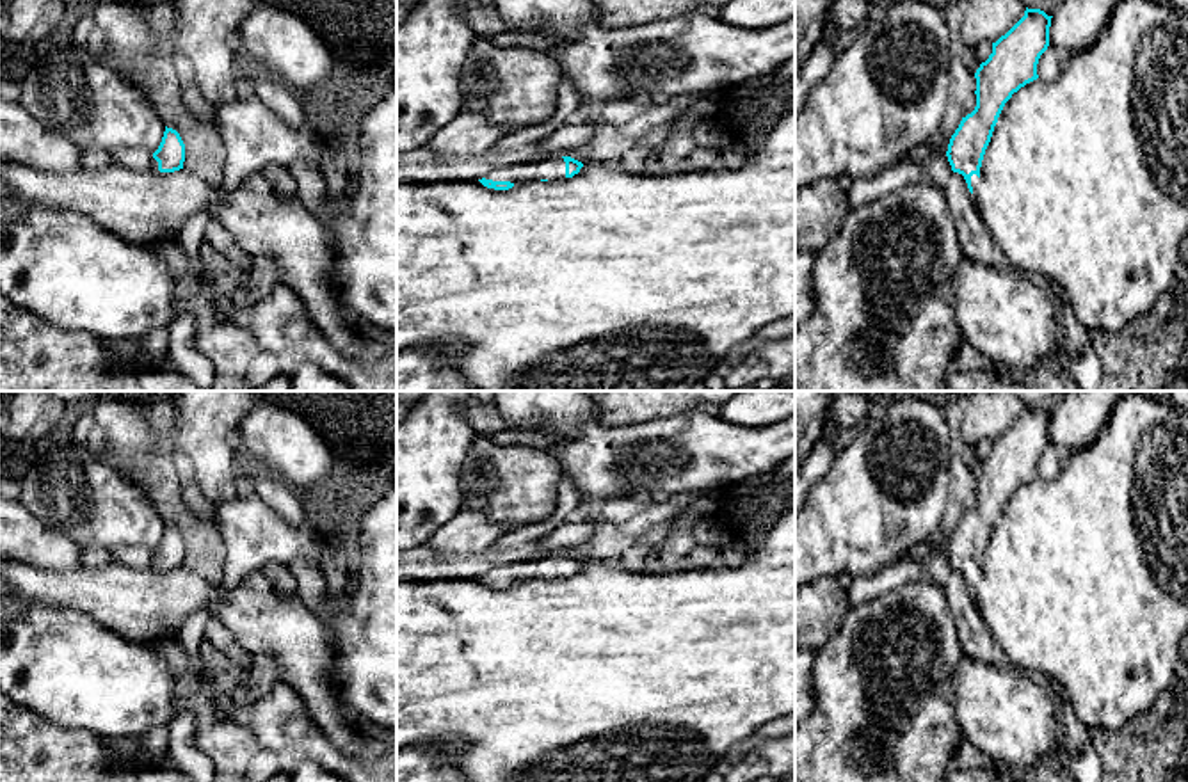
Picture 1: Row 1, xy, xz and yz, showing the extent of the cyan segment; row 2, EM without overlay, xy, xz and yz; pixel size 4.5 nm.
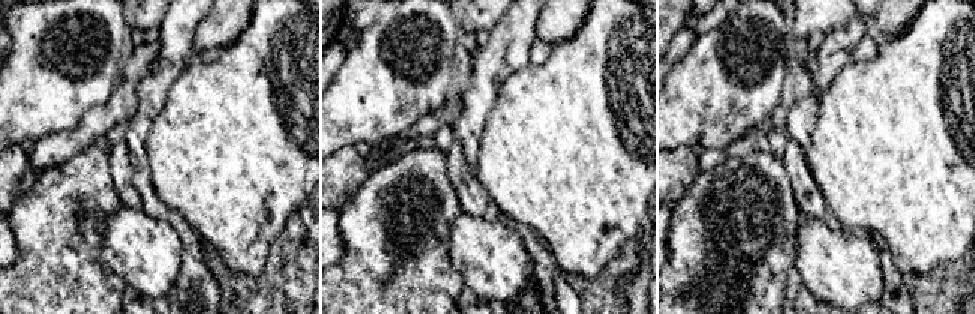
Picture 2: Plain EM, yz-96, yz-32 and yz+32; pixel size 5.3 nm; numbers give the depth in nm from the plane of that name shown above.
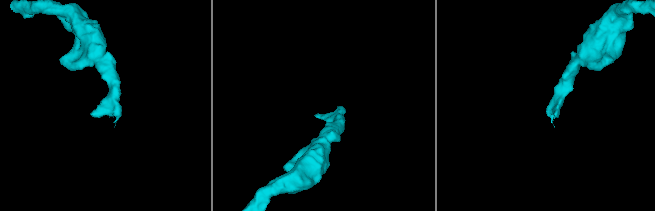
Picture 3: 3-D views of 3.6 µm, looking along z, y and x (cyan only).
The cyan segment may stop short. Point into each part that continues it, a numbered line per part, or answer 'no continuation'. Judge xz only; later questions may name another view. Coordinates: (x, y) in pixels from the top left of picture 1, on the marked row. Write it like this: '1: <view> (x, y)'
1: xz (552, 167)

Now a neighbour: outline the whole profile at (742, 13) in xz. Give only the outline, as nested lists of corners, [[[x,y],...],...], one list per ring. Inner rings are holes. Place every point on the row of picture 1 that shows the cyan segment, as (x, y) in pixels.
[[[731,0],[720,20],[740,28],[768,28],[795,18],[795,0]]]

